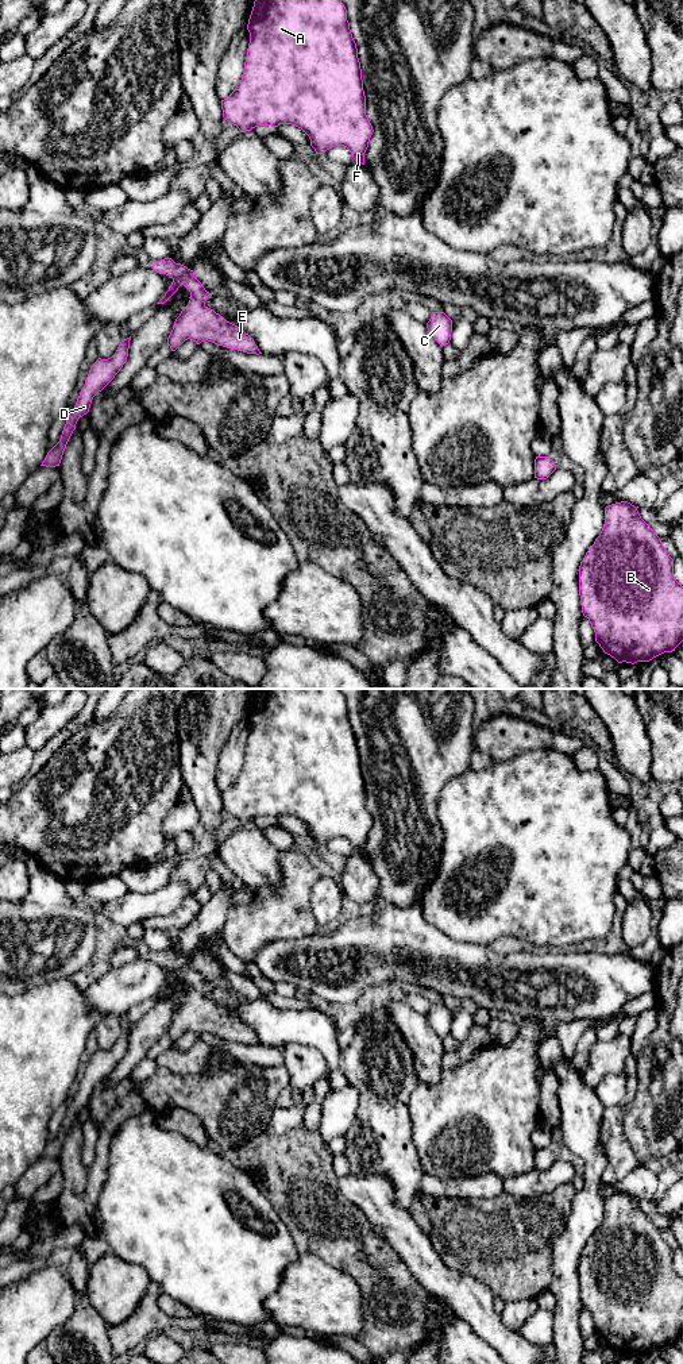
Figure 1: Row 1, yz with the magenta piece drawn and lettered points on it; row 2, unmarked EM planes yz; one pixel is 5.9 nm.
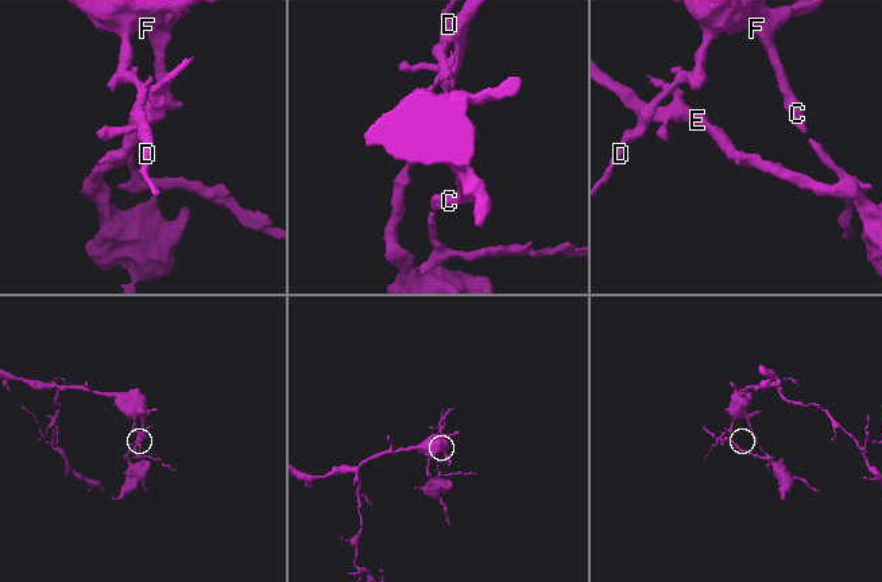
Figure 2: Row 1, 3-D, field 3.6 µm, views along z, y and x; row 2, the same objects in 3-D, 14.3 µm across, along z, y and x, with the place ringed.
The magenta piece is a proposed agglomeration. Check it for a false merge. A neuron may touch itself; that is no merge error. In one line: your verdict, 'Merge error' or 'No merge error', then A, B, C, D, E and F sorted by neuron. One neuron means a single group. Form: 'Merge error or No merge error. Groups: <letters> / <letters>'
Merge error. Groups: A C D F / B E

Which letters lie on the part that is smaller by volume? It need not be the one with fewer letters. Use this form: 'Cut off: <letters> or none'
Cut off: B, E

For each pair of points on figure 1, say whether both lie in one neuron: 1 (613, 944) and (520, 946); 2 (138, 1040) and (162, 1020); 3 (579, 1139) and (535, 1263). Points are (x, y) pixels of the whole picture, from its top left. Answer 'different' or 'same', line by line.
1: same
2: same
3: different

